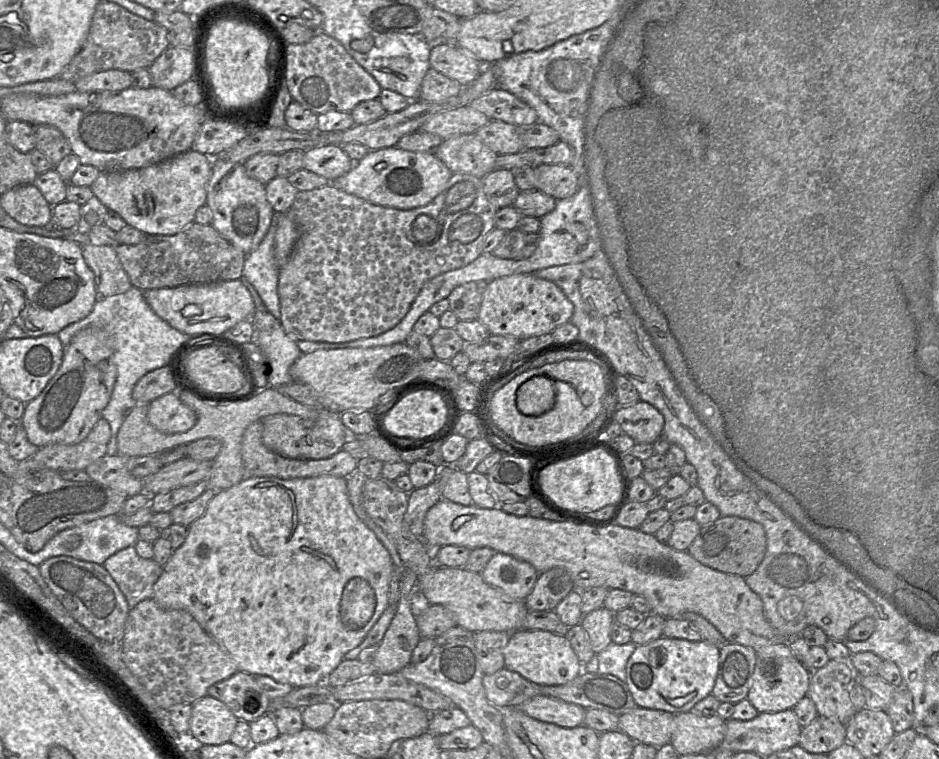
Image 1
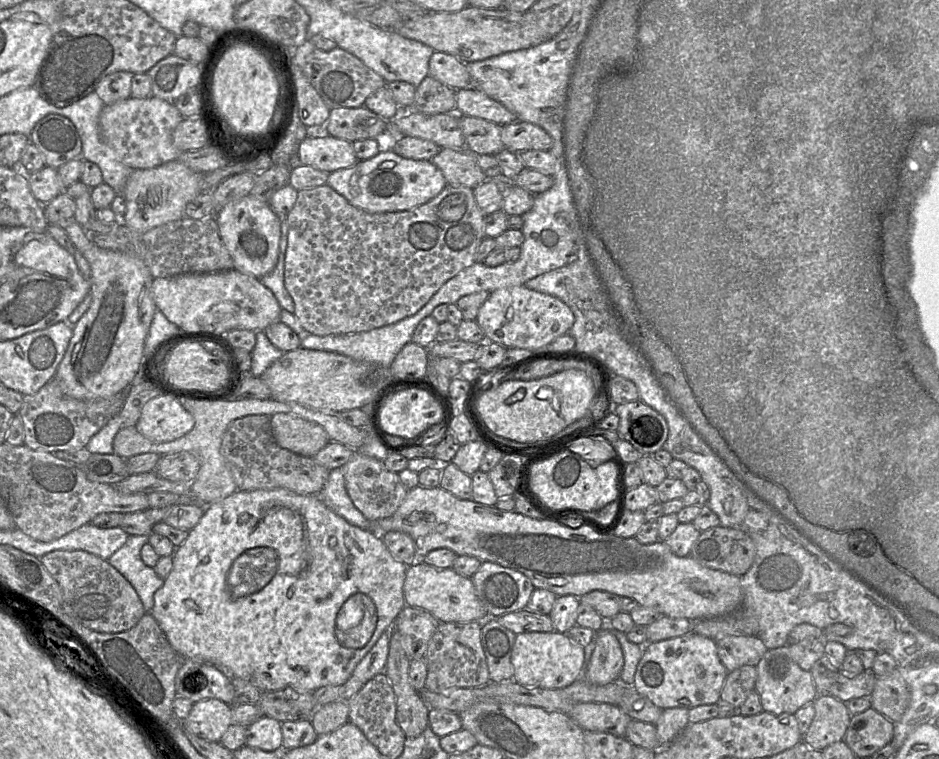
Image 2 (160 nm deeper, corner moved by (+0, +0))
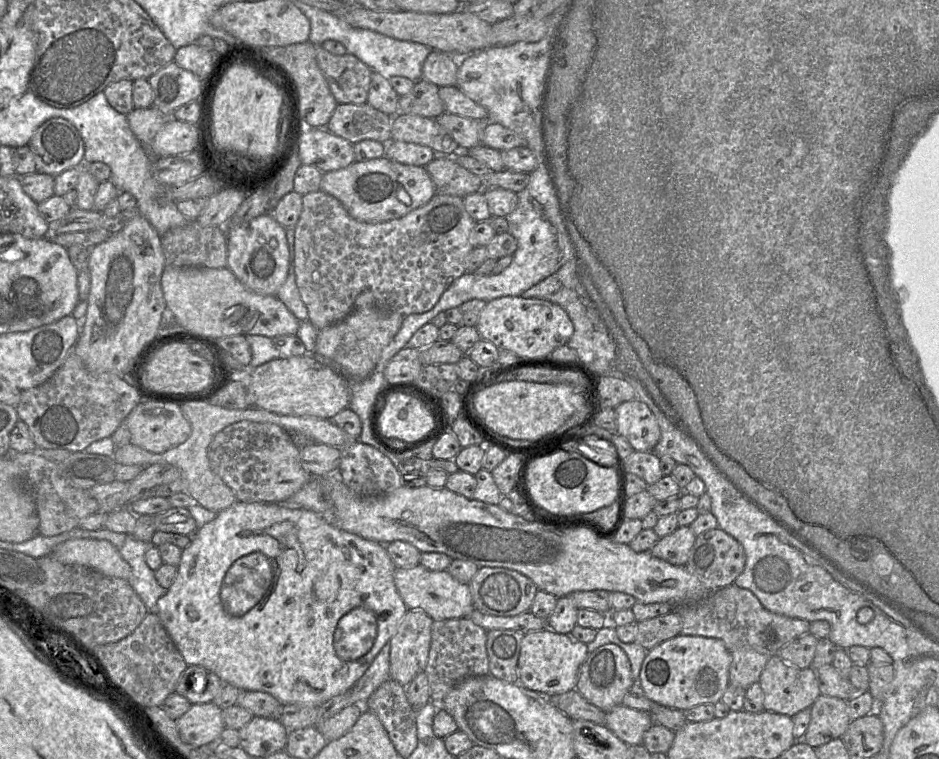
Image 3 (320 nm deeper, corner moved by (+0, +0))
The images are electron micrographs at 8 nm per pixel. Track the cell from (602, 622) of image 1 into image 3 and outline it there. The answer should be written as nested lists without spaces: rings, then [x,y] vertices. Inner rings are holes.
[[[609,643],[588,653],[587,658],[580,667],[576,690],[588,702],[608,712],[613,707],[622,705],[624,696],[634,683],[627,654],[618,645]]]

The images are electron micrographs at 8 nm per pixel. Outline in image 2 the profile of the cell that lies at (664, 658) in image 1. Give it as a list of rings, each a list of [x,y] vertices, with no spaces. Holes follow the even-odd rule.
[[[690,632],[643,646],[633,687],[661,709],[692,709],[699,705],[718,704],[728,673],[719,658],[715,640]]]

